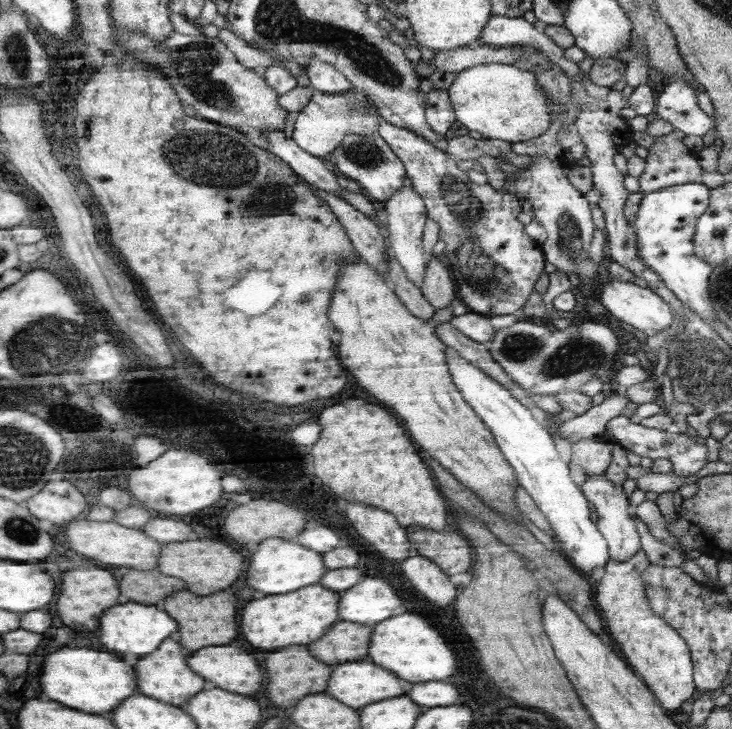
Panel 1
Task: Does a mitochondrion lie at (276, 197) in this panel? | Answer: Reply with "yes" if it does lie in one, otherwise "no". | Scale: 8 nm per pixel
yes

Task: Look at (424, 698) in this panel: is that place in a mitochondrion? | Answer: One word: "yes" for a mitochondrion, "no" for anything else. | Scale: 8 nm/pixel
no

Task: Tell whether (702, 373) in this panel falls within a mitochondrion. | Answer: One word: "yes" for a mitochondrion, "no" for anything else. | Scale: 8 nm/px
yes

